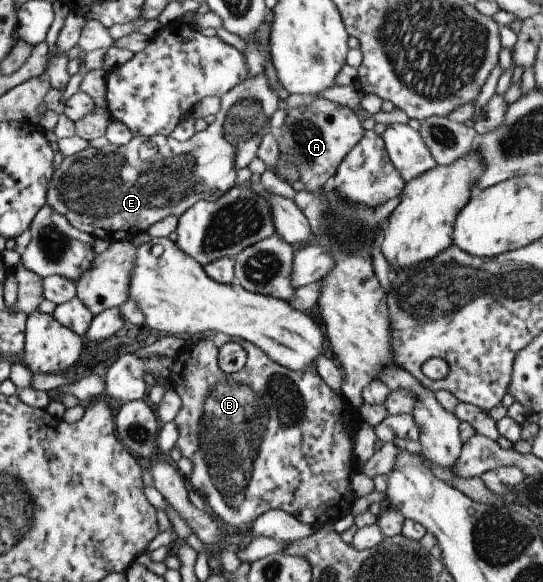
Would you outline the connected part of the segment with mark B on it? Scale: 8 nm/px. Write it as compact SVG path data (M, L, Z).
M224 333L205 337L173 359L169 378L182 400L182 408L173 421L179 430L175 446L192 462L189 488L206 498L217 518L228 529L236 527L237 532L241 524L254 522L268 510L283 510L315 530L350 514L355 499L350 482L356 468L357 406L349 406L342 394L336 394L320 377L316 365L306 372L288 370L243 339L238 344L246 350L244 368L235 373L224 372L218 366L218 352L221 346L237 339Z

